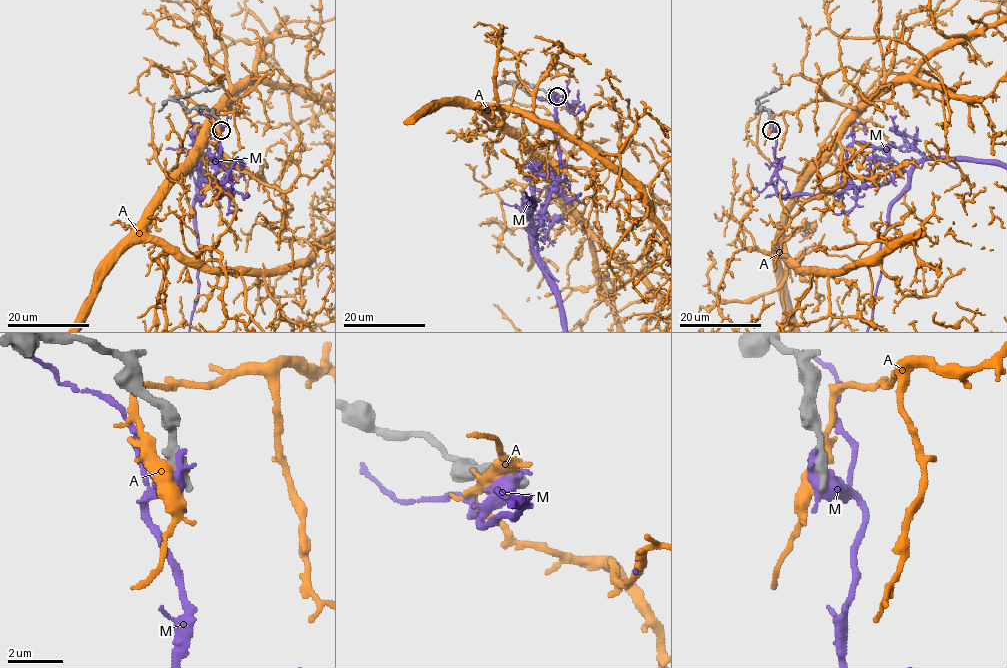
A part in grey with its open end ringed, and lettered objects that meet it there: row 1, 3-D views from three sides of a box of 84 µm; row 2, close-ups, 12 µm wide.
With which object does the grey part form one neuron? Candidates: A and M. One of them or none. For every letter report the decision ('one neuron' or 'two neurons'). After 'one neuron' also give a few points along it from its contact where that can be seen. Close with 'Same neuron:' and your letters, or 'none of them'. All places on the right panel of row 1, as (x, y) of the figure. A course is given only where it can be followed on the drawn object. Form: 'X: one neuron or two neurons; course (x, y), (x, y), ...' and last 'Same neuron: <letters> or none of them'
A: two neurons
M: two neurons
Same neuron: none of them

